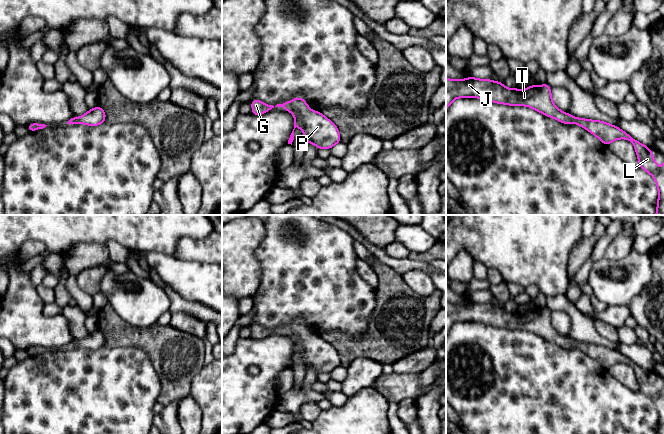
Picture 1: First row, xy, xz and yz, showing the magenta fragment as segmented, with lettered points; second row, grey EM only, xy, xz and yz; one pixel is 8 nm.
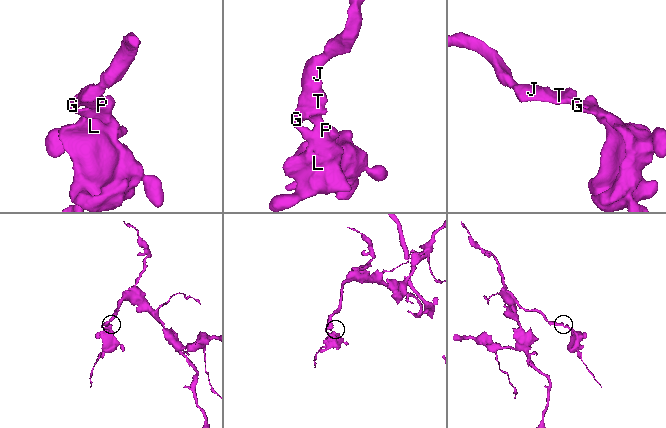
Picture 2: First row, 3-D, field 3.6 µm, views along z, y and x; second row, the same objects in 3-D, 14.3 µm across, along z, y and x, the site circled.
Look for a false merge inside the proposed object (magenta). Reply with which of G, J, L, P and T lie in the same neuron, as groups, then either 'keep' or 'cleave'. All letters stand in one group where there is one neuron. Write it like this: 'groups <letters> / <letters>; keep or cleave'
groups G J L P T; keep

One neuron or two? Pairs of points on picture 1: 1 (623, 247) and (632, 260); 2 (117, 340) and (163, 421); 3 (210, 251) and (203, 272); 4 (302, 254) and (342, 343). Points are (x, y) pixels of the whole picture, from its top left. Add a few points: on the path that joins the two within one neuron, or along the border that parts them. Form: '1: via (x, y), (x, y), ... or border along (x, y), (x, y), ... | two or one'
1: border along (631, 250), (619, 259), (605, 258) | two
2: border along (177, 402), (171, 402), (164, 406) | two
3: border along (183, 260), (211, 264) | two
4: border along (320, 335), (341, 331), (360, 337) | two

